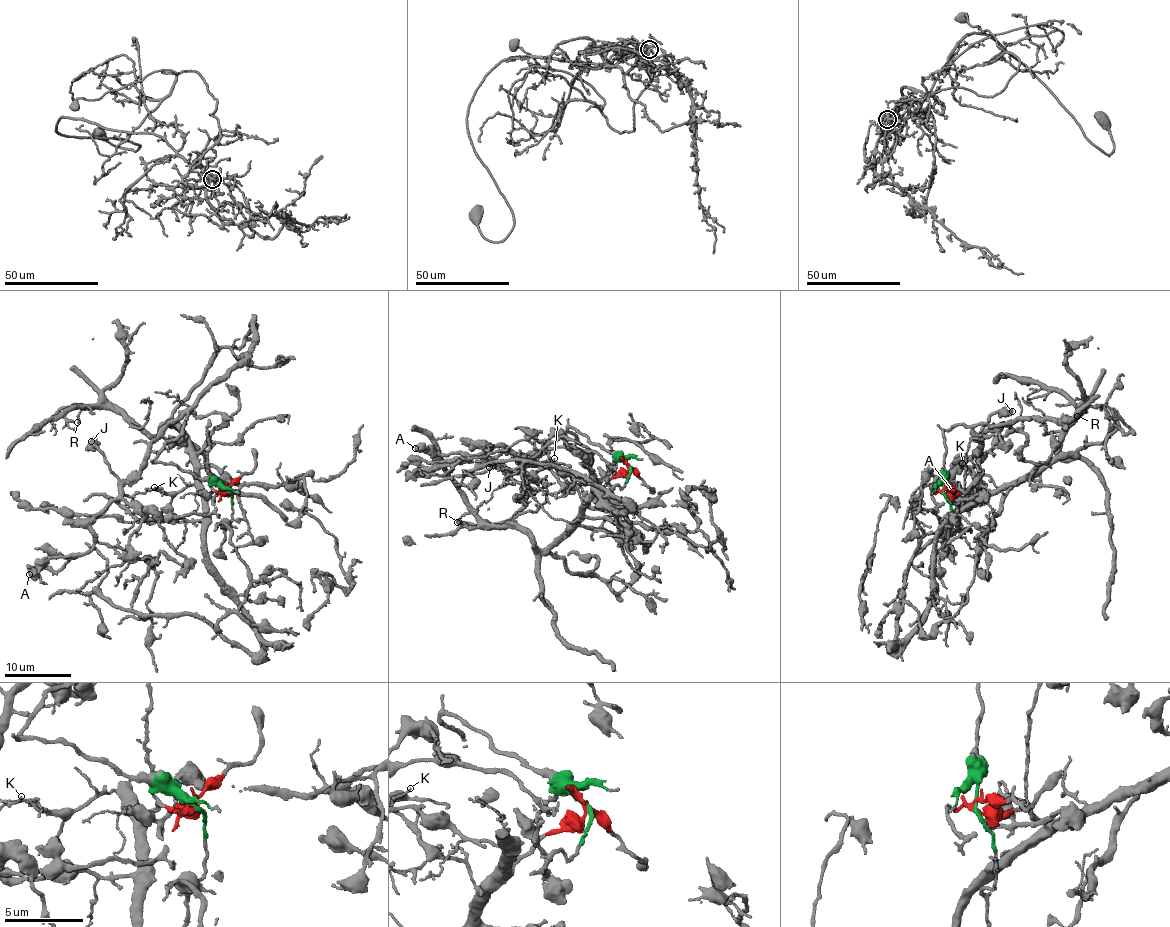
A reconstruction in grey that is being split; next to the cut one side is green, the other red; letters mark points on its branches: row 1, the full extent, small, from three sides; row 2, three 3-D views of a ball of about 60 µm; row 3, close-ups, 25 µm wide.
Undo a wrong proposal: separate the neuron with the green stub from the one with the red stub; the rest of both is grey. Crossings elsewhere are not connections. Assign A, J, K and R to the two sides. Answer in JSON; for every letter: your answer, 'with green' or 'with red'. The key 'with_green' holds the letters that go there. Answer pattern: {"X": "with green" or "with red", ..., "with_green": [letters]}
{"A": "with green", "J": "with green", "K": "with red", "R": "with red", "with_green": ["A", "J"]}

